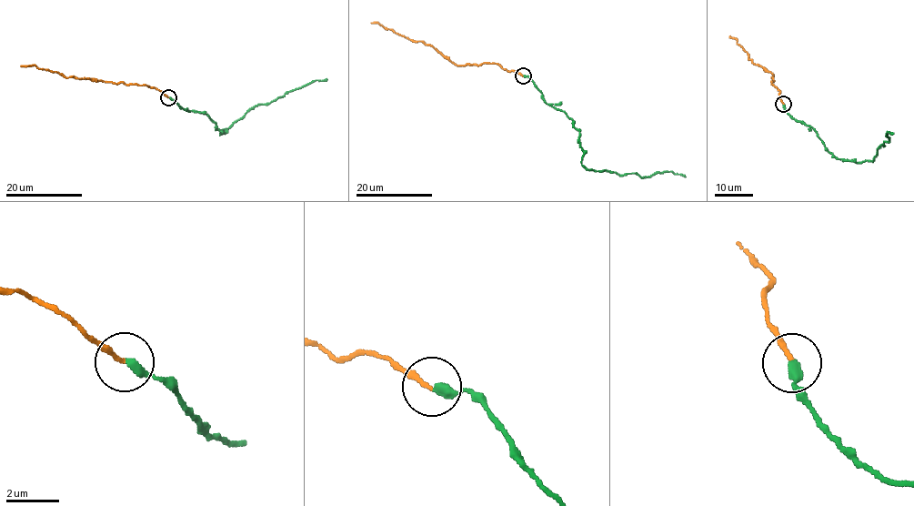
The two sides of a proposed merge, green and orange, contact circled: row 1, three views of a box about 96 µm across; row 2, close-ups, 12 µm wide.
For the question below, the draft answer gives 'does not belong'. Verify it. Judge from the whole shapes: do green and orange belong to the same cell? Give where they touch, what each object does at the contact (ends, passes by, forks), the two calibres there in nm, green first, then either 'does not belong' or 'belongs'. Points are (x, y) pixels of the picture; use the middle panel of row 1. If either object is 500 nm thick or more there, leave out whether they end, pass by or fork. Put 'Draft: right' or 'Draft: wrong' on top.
Draft: wrong
at (523, 75); green ends there; orange ends there; 360 nm thick on the green side, 180 nm on the other; belongs

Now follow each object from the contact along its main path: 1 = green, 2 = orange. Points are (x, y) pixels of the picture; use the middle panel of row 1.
1: (523, 75), (545, 102), (572, 120), (579, 132), (581, 163), (587, 168), (647, 177), (671, 171), (686, 177)
2: (522, 75), (496, 64), (455, 65), (432, 46), (410, 40), (377, 23), (371, 23)

